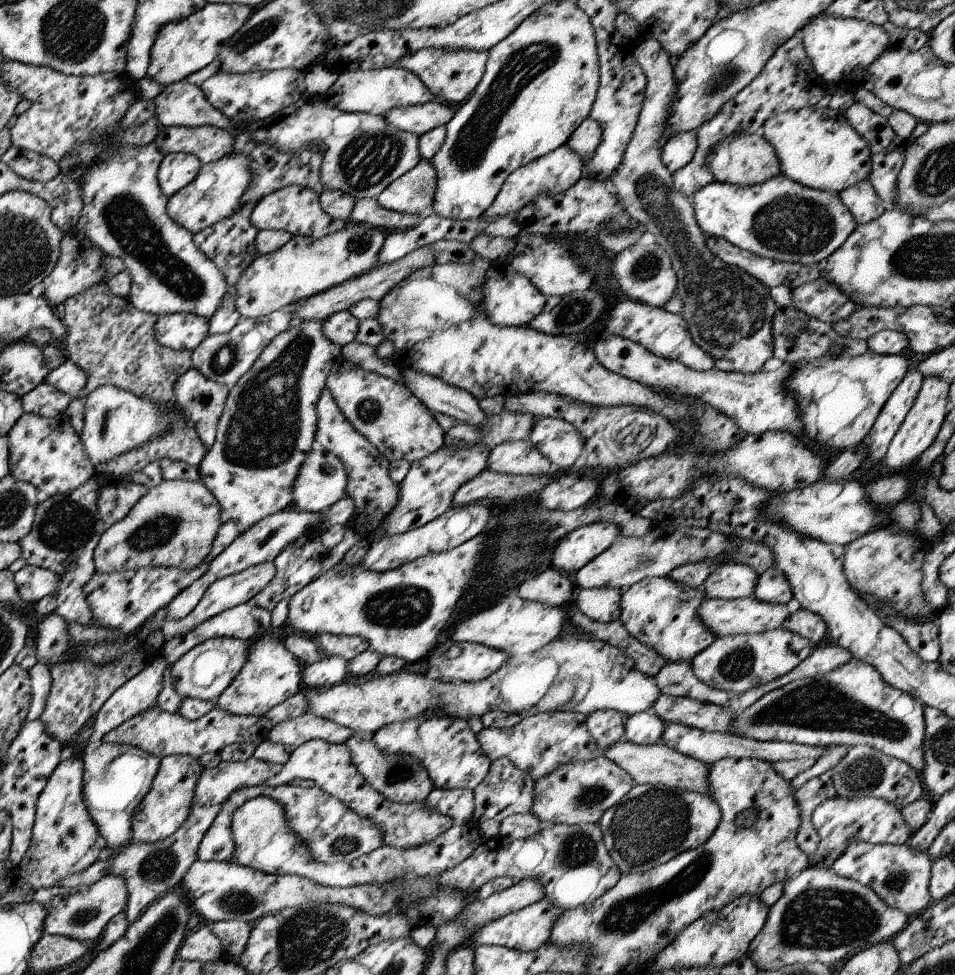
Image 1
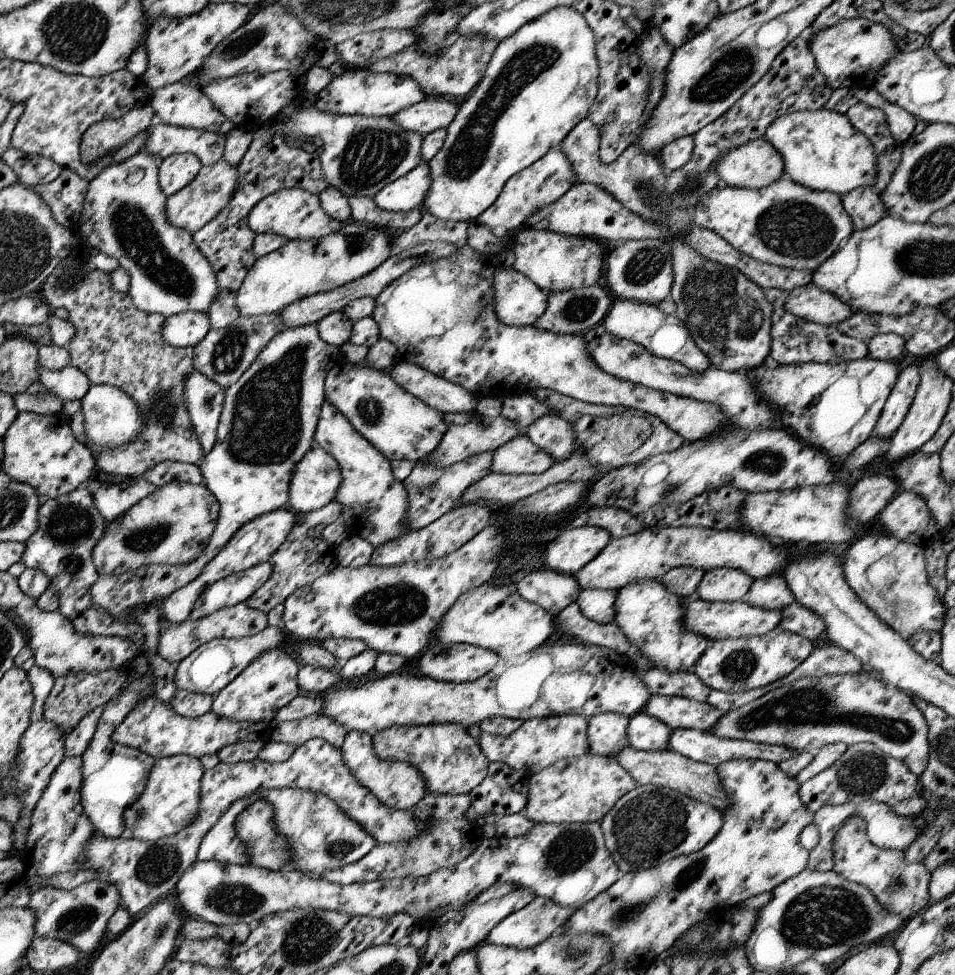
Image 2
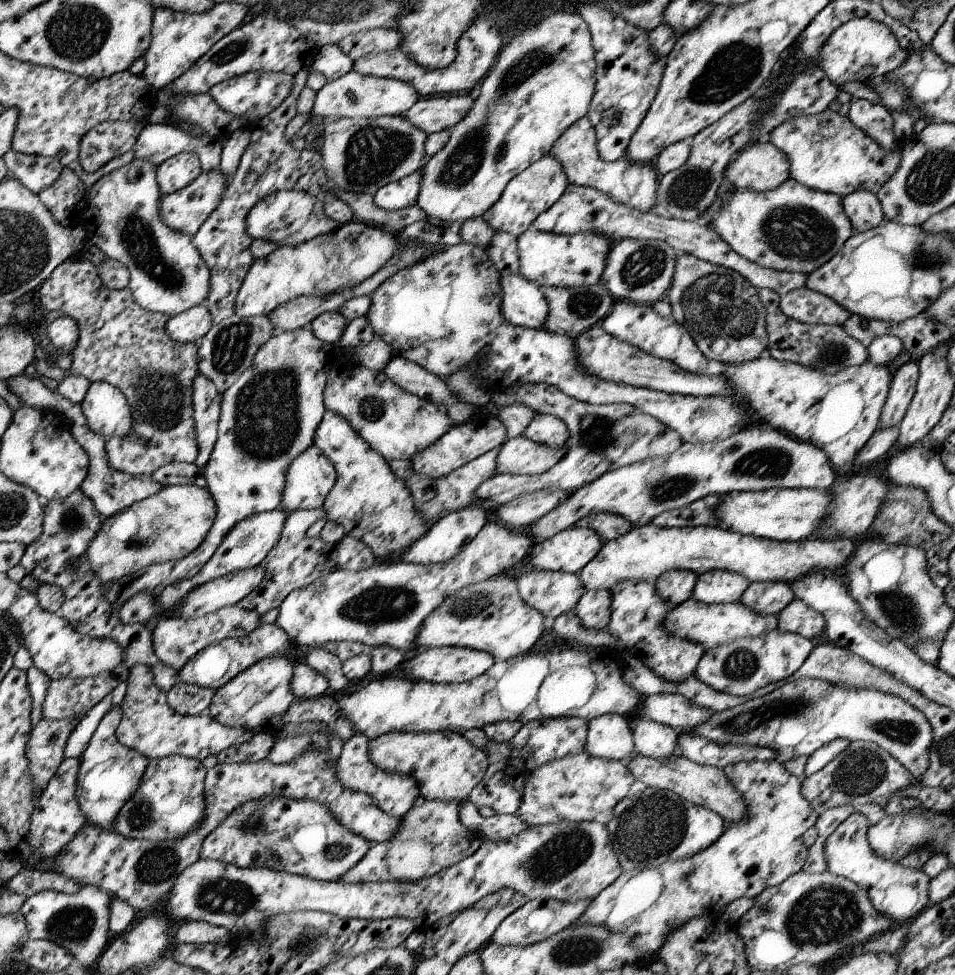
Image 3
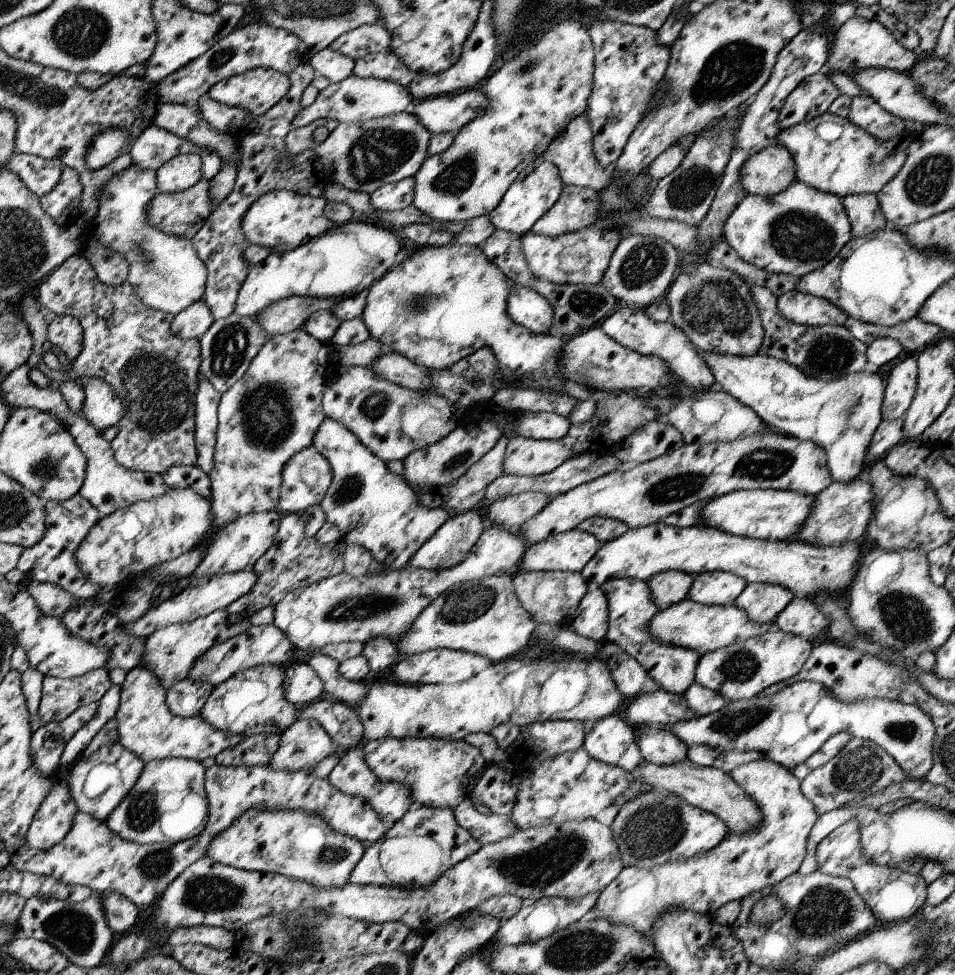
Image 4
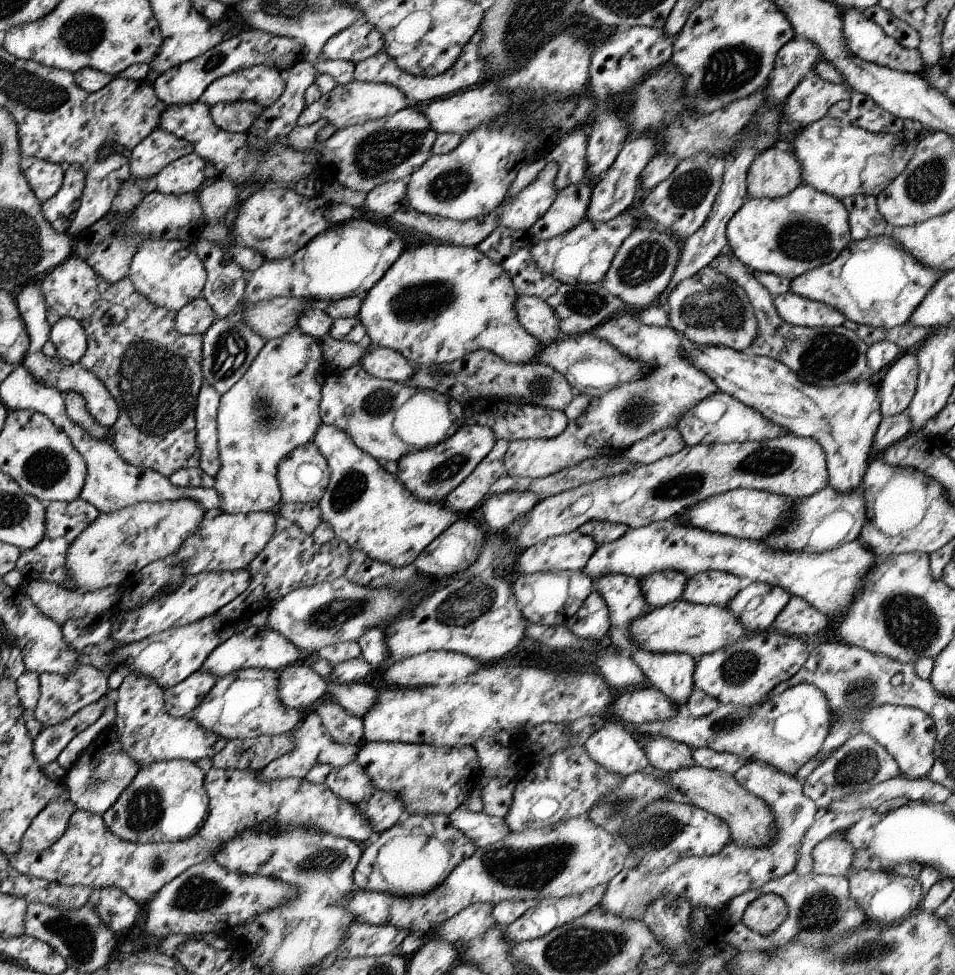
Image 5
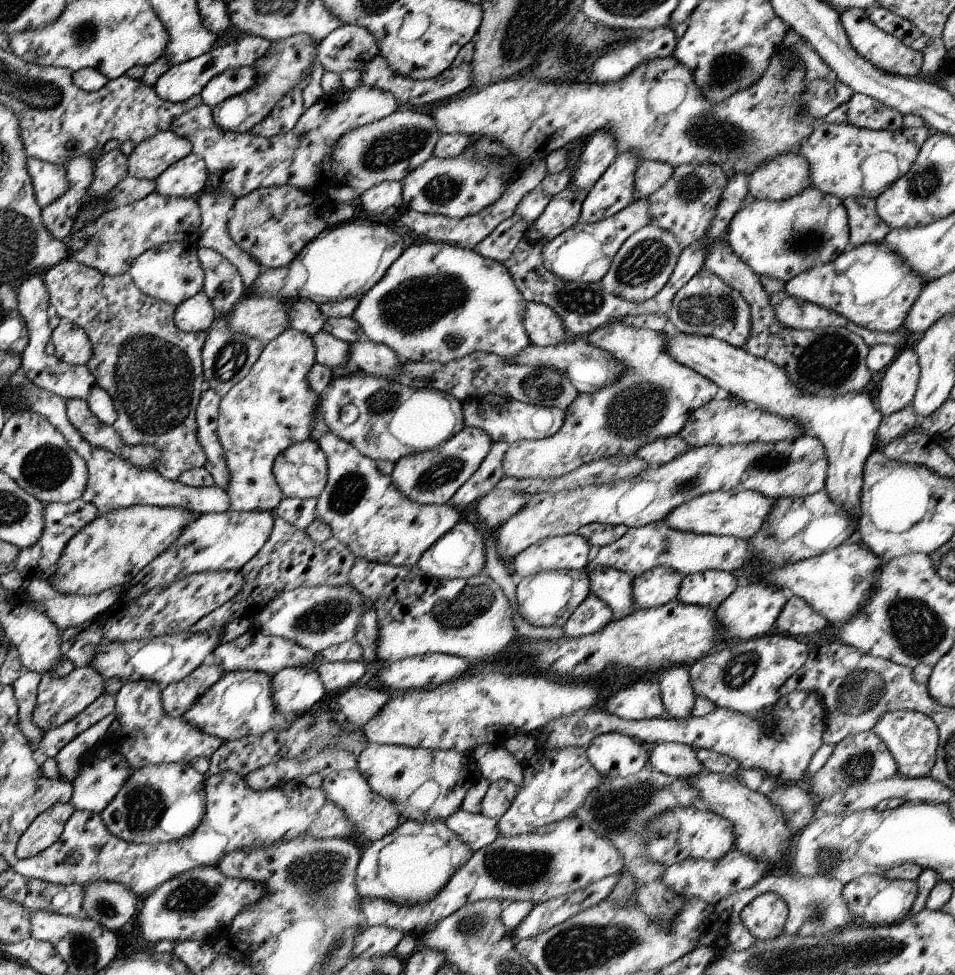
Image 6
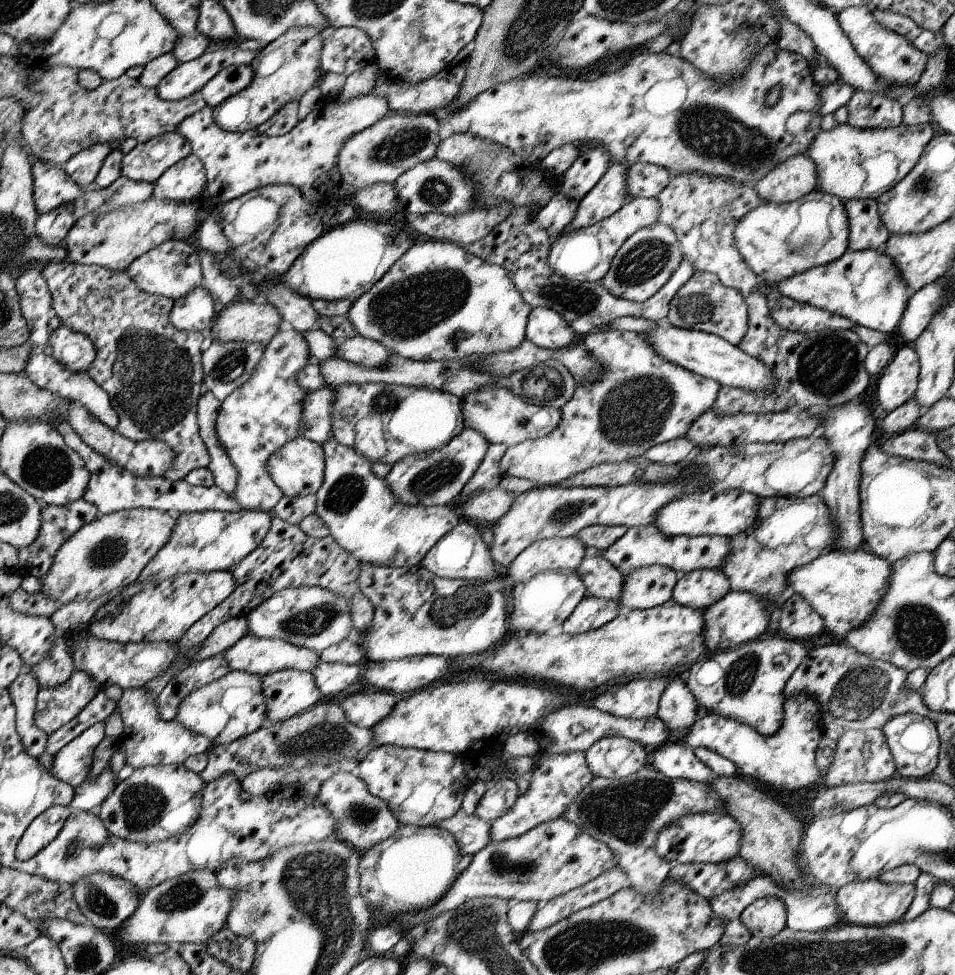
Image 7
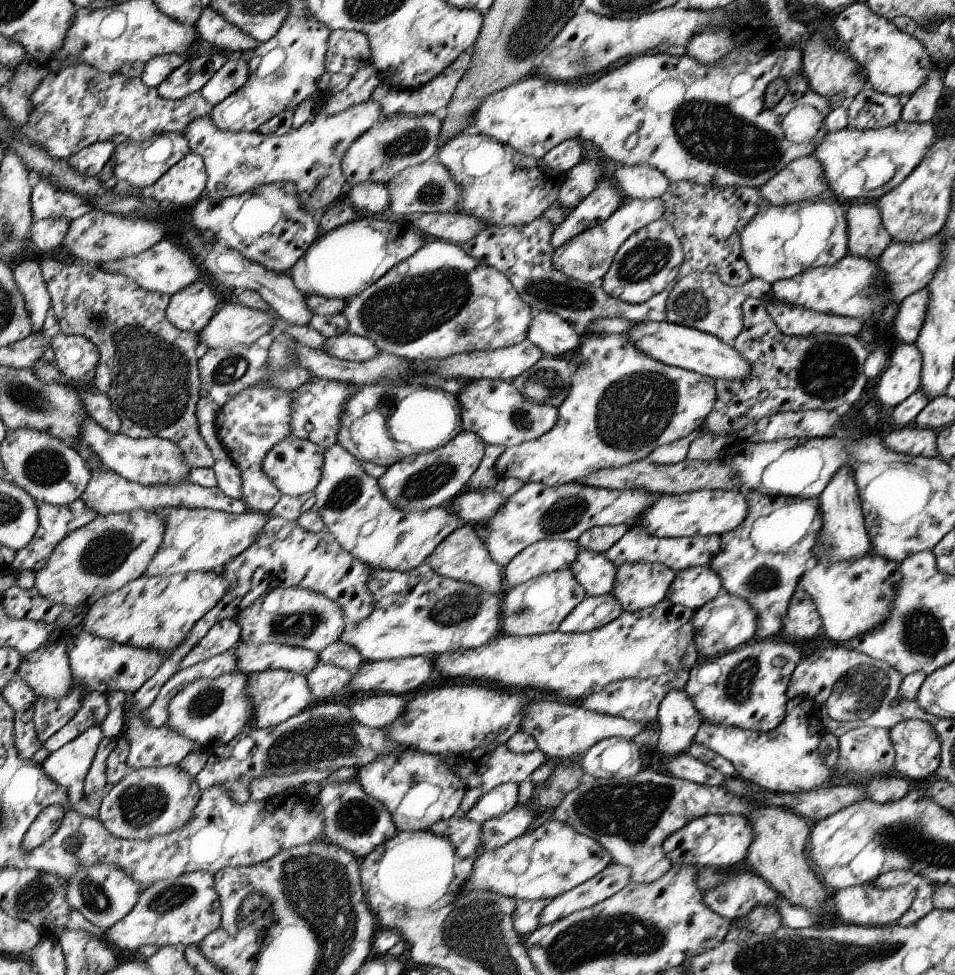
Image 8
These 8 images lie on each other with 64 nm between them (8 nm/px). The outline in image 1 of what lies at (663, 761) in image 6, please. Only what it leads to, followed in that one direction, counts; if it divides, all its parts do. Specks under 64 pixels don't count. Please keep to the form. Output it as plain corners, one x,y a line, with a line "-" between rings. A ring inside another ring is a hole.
652,710
642,711
626,719
624,739
637,745
655,745
662,742
667,724

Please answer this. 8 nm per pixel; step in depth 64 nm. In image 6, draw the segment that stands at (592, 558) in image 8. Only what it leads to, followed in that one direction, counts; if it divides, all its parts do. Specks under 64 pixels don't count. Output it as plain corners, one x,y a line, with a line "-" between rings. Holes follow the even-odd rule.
594,568
587,574
590,578
590,593
610,606
614,612
614,620
622,620
624,616
634,614
634,610
638,609
632,598
634,578
630,573
614,568

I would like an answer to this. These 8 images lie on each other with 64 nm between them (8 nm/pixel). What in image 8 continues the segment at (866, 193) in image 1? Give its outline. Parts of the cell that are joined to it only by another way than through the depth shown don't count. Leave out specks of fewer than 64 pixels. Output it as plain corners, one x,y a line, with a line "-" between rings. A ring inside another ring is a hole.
872,200
845,204
848,222
848,249
853,256
879,259
892,243
883,226
882,216

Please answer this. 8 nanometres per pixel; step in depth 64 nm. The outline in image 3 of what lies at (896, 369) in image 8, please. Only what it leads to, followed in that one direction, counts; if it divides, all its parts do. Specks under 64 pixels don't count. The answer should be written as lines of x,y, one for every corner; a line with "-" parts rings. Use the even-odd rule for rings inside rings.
917,360
906,362
893,374
890,391
882,408
879,427
894,427
901,424
915,396
918,380

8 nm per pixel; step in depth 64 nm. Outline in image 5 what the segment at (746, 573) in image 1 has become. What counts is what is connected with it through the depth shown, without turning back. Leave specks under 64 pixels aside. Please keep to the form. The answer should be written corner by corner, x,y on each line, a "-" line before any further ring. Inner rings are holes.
702,572
688,578
682,599
693,604
728,608
730,600
740,592
740,578
730,572

